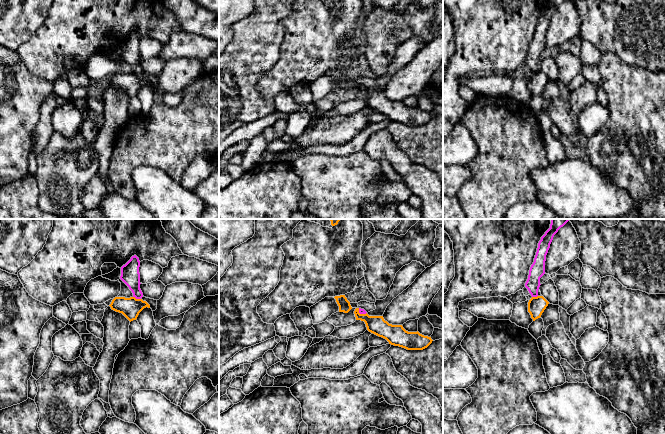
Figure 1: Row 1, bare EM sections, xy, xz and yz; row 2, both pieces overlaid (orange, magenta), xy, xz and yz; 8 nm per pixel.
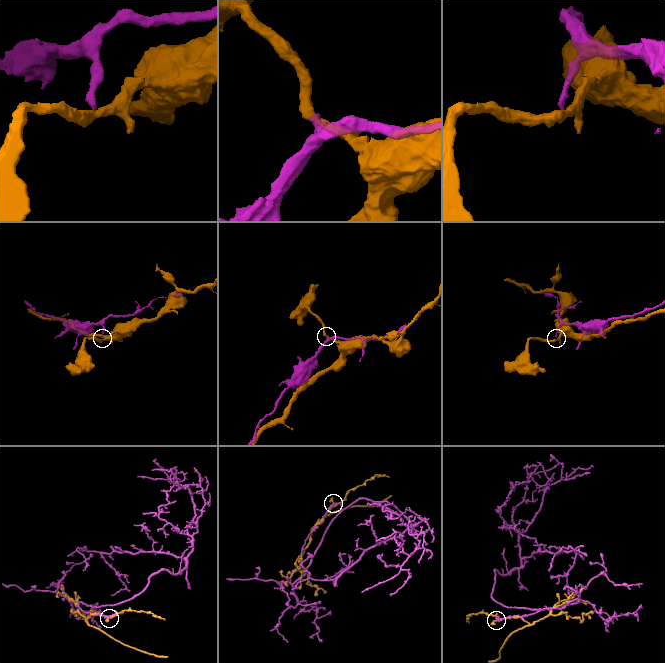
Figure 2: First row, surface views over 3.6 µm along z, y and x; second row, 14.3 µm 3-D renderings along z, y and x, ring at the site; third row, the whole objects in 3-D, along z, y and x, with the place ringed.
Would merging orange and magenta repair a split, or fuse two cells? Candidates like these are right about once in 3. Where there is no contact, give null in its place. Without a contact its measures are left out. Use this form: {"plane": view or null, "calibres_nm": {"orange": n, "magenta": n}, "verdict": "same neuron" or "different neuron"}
{"plane": "xy", "calibres_nm": {"orange": 160, "magenta": 150}, "verdict": "different neuron"}

